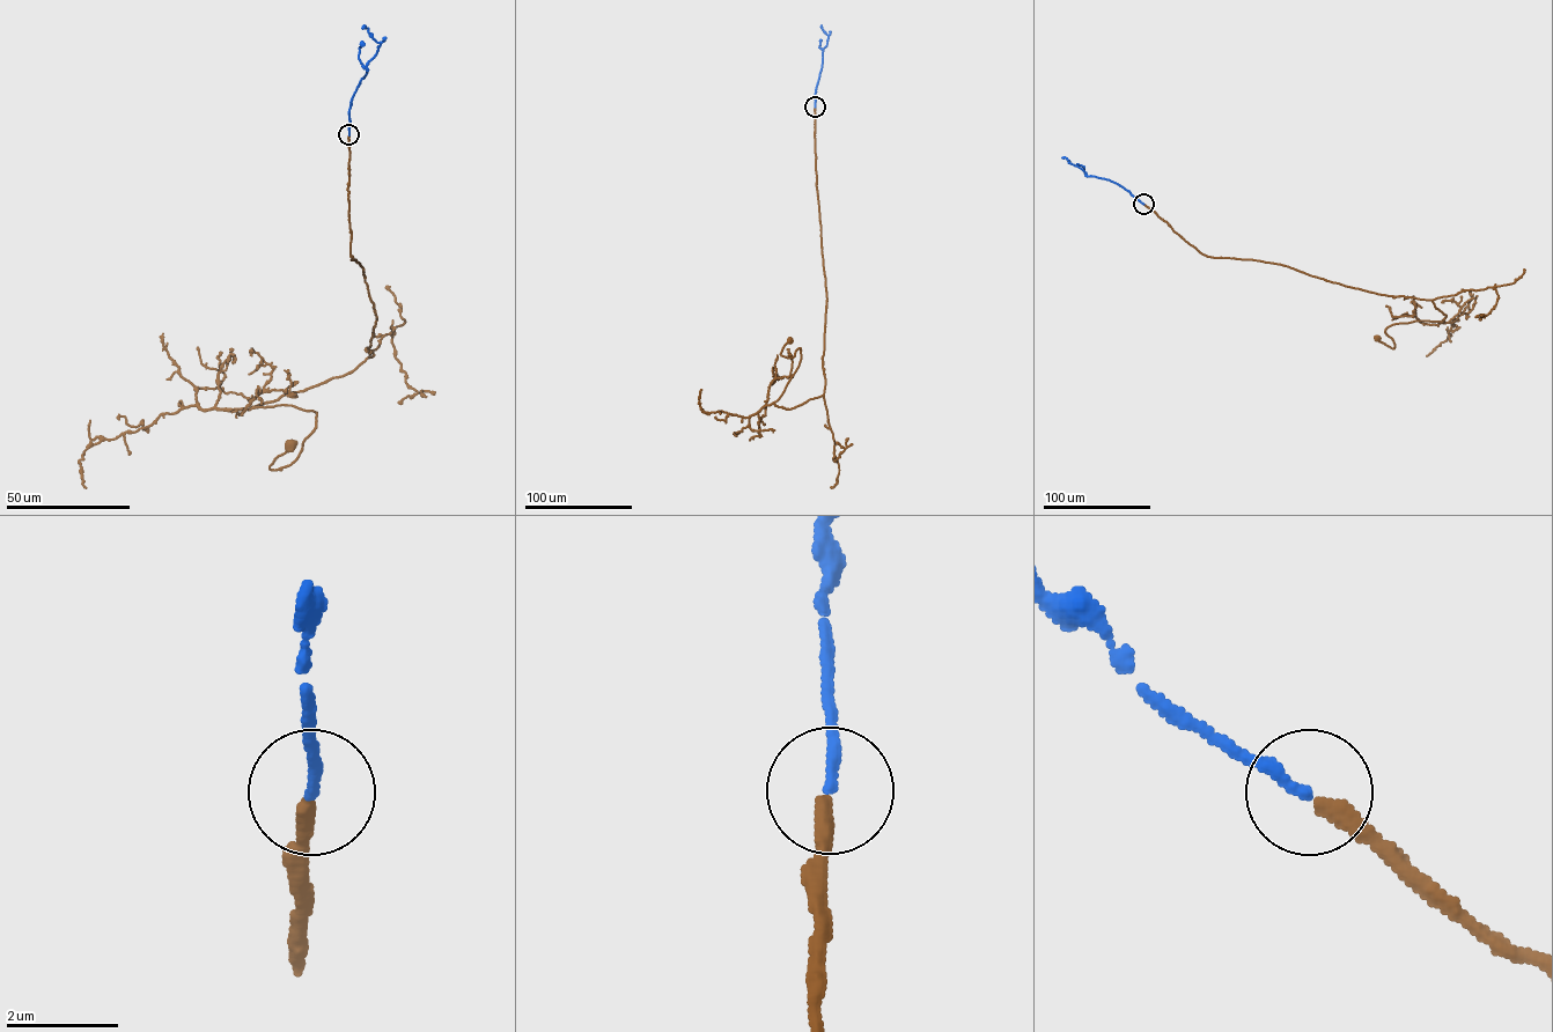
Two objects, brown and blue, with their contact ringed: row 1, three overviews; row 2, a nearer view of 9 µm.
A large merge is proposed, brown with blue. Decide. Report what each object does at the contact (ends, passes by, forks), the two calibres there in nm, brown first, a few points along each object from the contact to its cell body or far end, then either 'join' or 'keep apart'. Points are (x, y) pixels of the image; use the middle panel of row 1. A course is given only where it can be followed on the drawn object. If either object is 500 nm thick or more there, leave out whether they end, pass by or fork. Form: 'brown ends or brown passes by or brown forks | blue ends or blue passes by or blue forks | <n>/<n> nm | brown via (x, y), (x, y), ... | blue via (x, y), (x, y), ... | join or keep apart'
brown ends | blue ends | 300/200 nm | brown via (815, 107), (825, 388), (786, 408), (773, 403), (801, 360), (800, 348), (792, 358), (780, 354), (789, 339) | blue via (815, 107), (822, 49), (829, 37), (822, 26) | join

